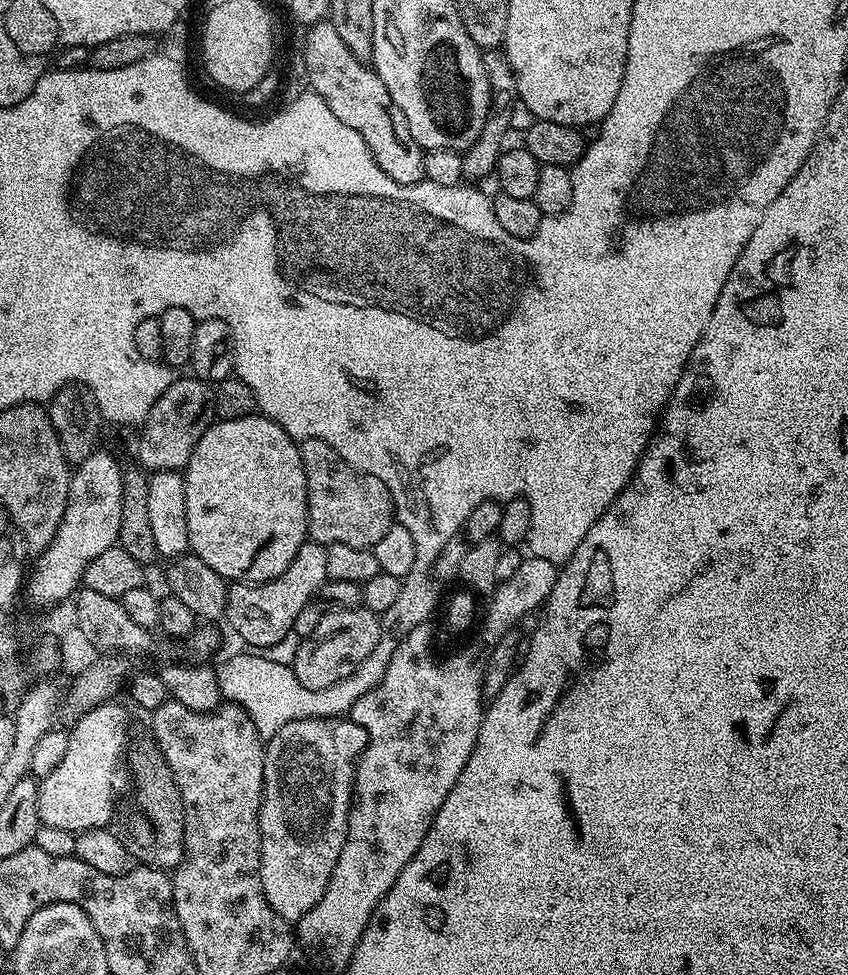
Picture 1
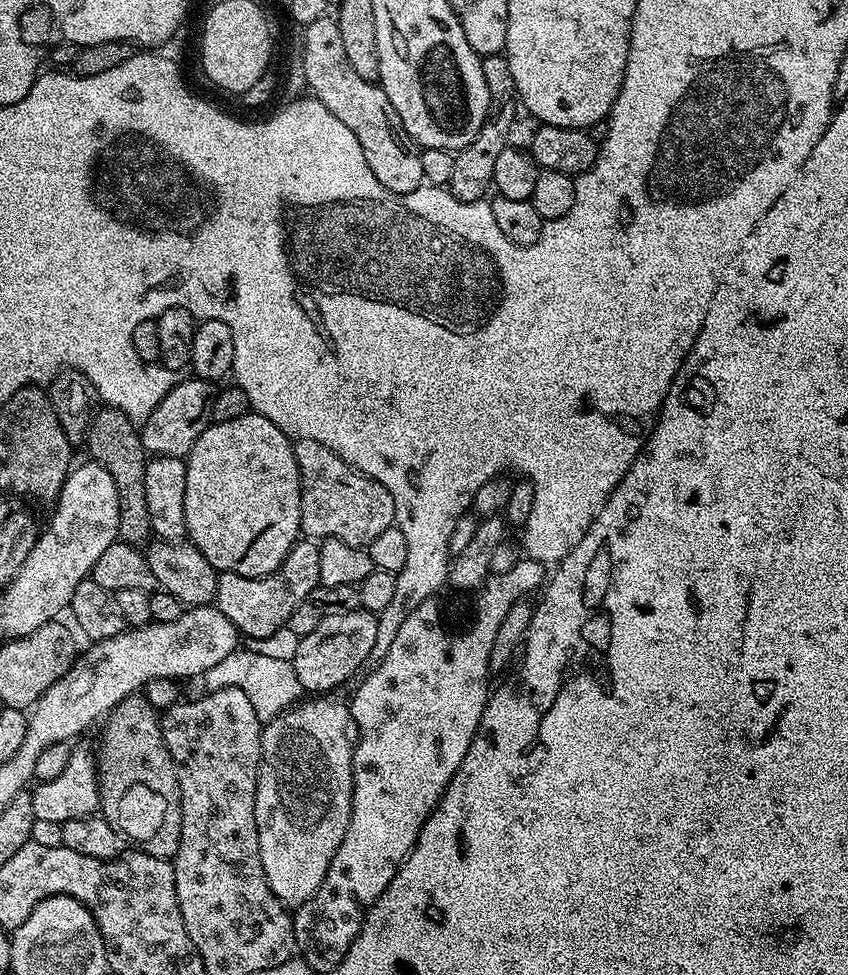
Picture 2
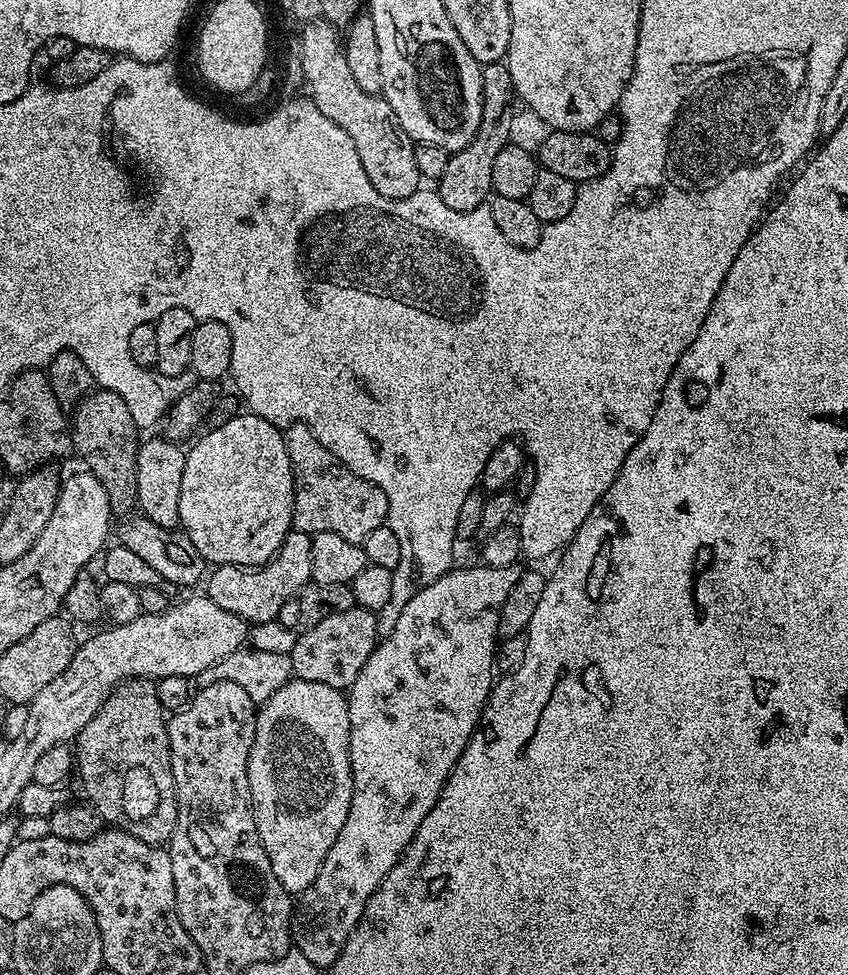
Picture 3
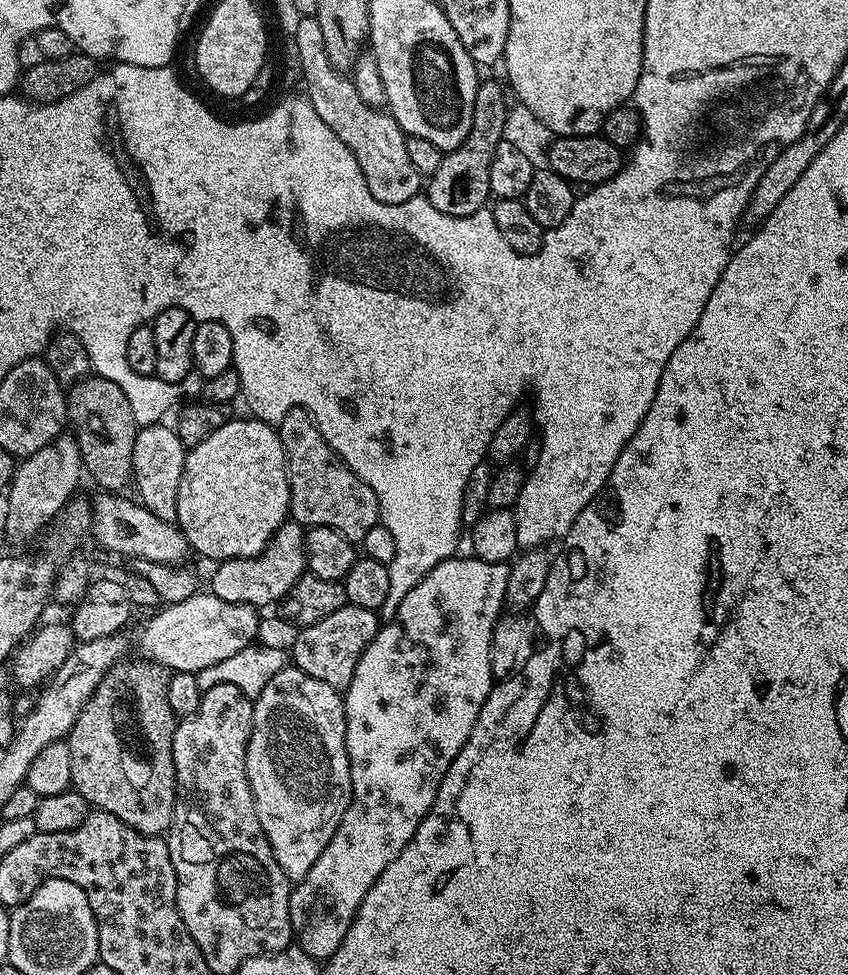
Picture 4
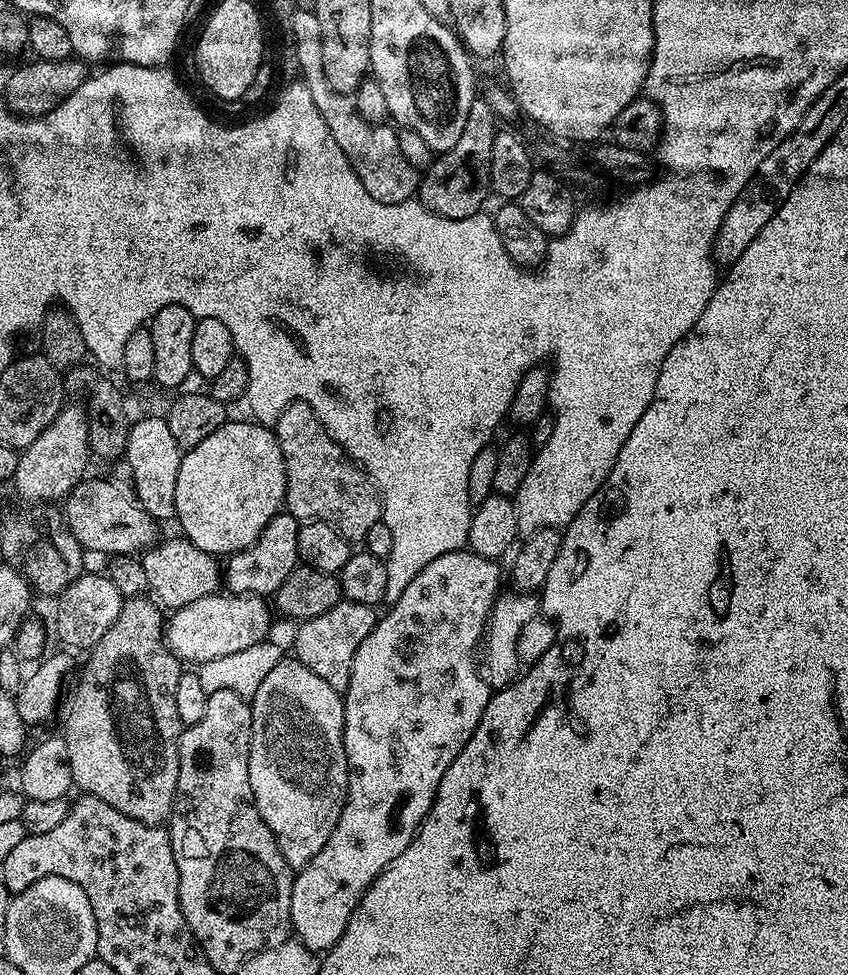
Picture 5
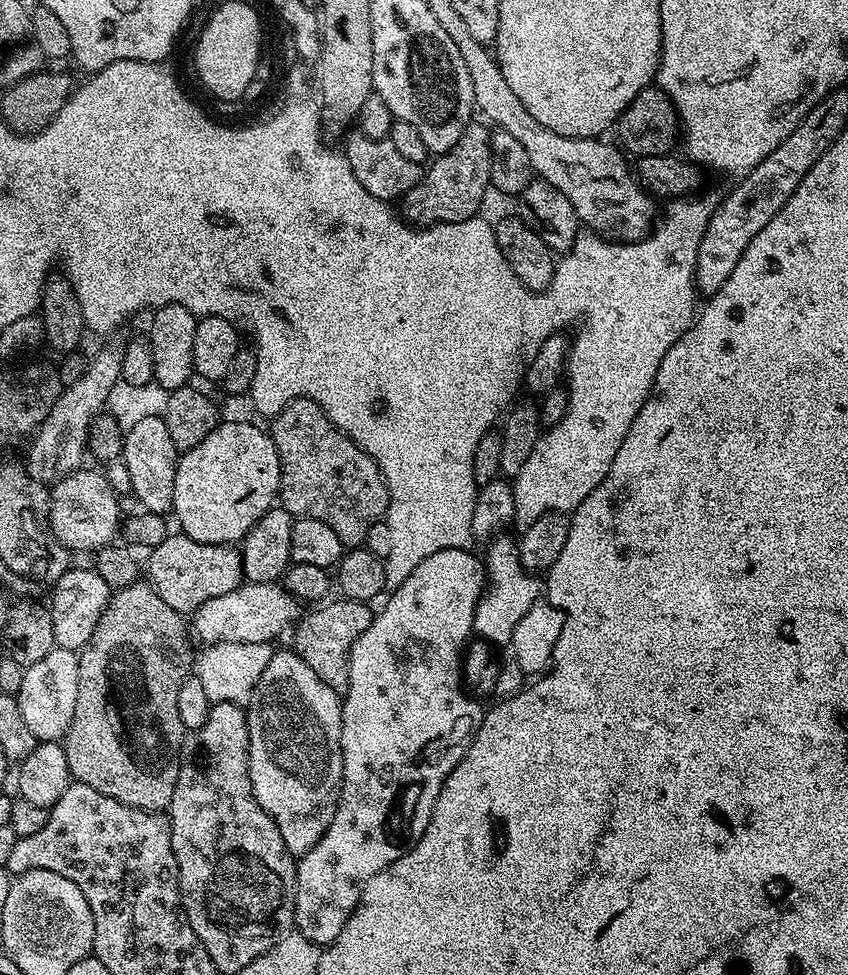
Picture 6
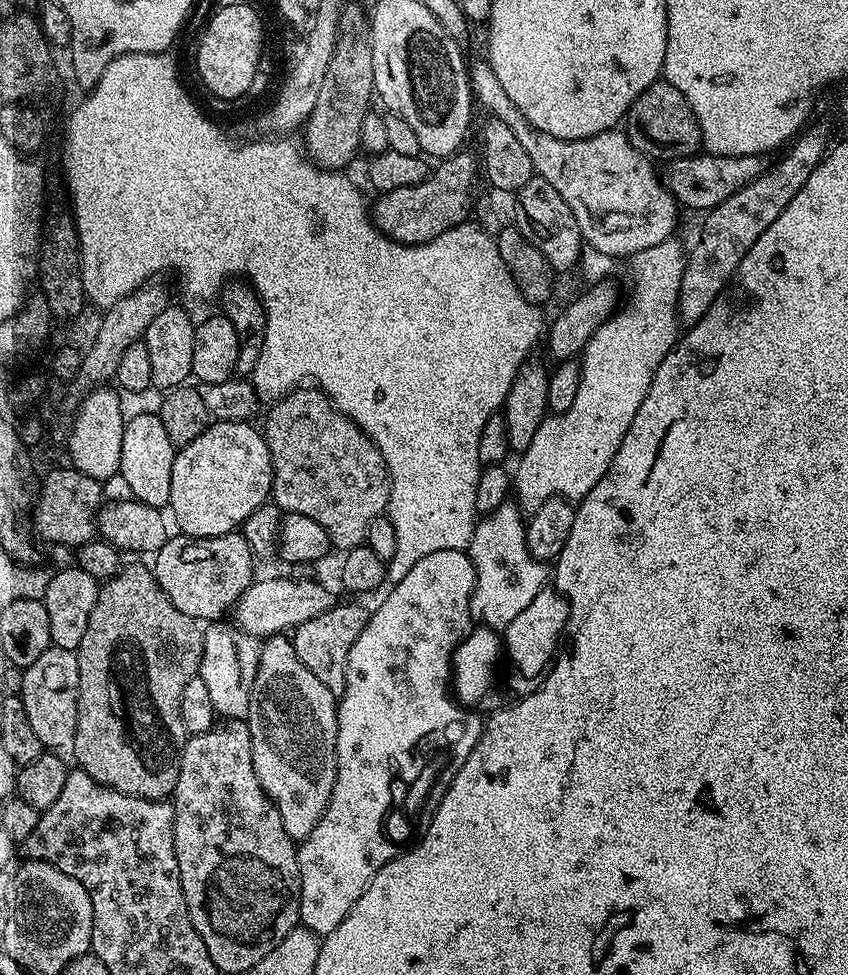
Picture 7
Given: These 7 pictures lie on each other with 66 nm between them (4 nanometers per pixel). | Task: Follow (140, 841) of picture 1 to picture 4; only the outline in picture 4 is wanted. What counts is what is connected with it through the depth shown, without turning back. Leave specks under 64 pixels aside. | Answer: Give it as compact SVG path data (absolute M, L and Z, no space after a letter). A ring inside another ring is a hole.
M121 658L98 682L94 694L78 714L66 737L70 746L70 774L72 788L86 798L86 802L102 812L114 814L126 826L147 836L163 837L171 829L176 809L176 771L174 770L174 730L178 718L170 710L166 698L169 669L155 660Z

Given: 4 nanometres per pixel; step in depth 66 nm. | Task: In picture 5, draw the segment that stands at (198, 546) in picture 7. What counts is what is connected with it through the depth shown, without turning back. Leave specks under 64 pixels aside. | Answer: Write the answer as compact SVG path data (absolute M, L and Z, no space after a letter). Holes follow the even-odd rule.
M187 538L157 543L143 553L142 563L146 570L146 582L151 595L165 609L175 610L198 598L206 598L217 591L222 584L222 564L206 550L198 550Z

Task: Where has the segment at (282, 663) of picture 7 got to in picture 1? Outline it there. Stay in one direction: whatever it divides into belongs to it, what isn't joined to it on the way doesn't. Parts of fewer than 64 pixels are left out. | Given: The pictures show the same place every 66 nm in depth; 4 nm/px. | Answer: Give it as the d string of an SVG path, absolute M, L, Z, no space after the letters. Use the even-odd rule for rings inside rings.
M302 718L286 722L286 726L278 730L278 734L267 737L264 746L264 801L260 804L260 881L266 894L266 902L270 902L272 909L283 920L289 922L301 920L322 898L326 882L330 882L330 874L334 874L334 866L338 866L338 854L342 854L342 846L346 846L348 837L348 817L354 807L356 761L359 760L367 744L368 735L351 718Z

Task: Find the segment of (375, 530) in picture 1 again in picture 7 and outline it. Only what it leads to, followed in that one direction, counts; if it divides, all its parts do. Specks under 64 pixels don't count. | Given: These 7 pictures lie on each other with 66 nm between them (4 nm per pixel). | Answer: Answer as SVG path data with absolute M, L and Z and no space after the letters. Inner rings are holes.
M301 386L289 392L288 395L280 400L275 401L269 408L272 409L269 410L264 424L262 423L262 431L264 433L264 440L270 450L270 458L272 459L271 503L278 505L281 513L293 512L294 514L306 514L306 518L314 518L314 522L318 522L318 526L322 526L322 530L326 530L333 549L347 550L361 547L367 541L370 522L374 522L374 518L385 515L392 494L392 478L388 474L388 467L378 450L378 446L349 416L343 416L342 413L338 412L335 406L333 406L332 401L315 386Z

